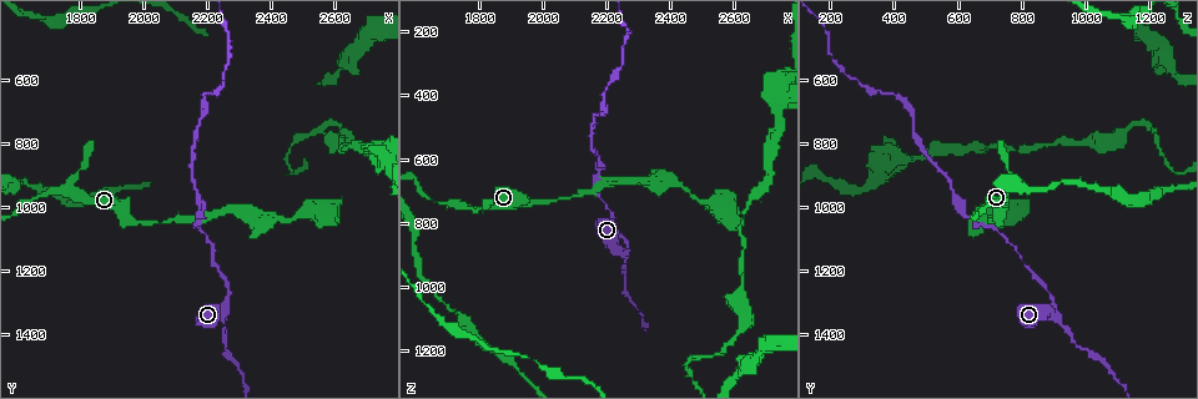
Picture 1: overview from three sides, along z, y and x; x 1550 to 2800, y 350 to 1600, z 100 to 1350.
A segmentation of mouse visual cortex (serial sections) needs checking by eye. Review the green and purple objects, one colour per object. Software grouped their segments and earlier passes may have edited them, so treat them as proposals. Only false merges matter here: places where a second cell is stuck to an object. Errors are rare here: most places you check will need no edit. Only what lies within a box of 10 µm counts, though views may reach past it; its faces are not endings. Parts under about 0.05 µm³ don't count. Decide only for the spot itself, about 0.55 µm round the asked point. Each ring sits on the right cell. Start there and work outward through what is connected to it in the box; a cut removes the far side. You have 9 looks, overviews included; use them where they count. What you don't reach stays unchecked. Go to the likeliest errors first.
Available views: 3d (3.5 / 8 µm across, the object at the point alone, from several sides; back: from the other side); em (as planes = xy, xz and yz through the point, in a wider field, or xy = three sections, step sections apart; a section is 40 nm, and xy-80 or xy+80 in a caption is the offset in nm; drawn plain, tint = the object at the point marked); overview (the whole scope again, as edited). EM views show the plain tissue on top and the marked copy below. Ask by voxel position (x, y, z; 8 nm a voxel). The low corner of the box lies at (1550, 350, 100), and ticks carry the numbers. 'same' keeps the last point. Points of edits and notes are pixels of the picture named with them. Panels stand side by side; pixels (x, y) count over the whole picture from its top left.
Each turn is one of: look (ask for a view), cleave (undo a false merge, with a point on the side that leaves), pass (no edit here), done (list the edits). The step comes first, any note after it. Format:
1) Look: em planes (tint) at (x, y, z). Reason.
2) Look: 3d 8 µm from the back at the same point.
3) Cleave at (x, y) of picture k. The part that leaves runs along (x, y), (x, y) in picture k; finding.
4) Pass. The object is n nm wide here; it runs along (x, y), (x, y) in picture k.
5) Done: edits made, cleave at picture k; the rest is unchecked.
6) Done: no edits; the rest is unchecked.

Look: 3d 3.5 µm at (2200, 640, 380). A narrow waist.

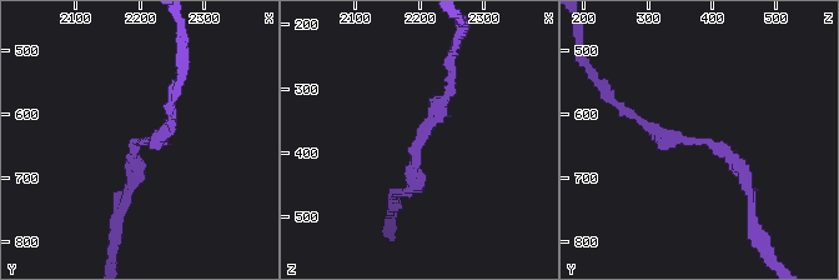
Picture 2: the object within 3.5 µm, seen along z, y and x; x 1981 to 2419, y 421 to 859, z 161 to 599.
Look: em xy step 3 (tint) at (2200, 640, 380). The arms are 150, 200 nm wide; shape alone is not enough.

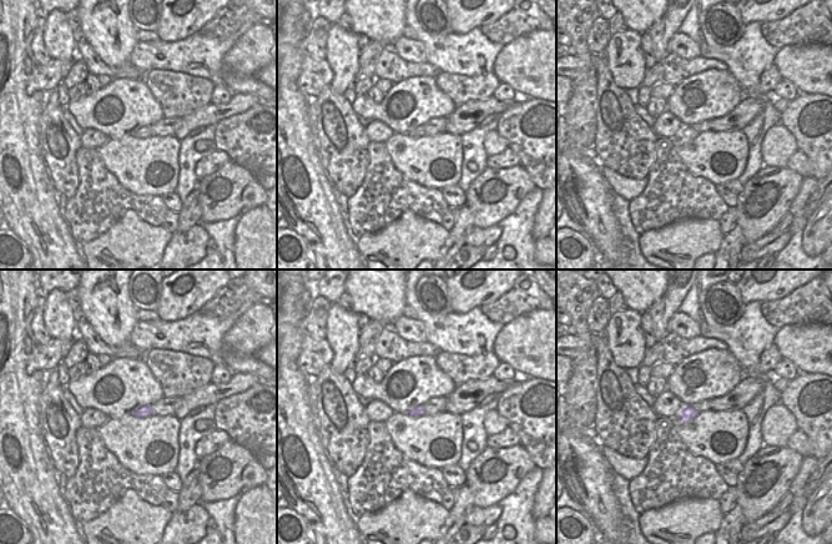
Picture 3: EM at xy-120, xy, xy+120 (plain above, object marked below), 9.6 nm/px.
Pass. It runs along (752, 194), (713, 144), (637, 118) in picture 2; continuous, no second cell.

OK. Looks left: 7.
Look: 3d 8 µm at (2250, 1440, 990). A narrow waist.

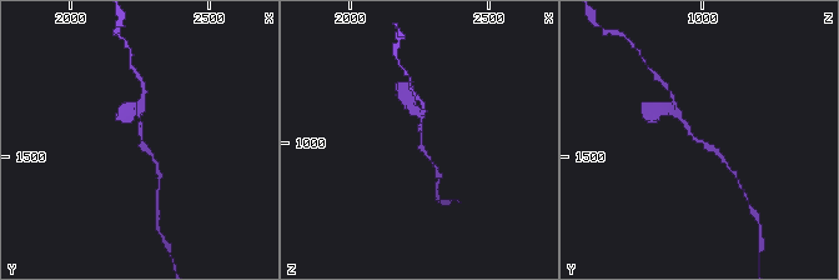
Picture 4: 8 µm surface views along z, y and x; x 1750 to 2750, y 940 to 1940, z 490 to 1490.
Look: em xy step 3 (tint) at the same point. Now the EM.

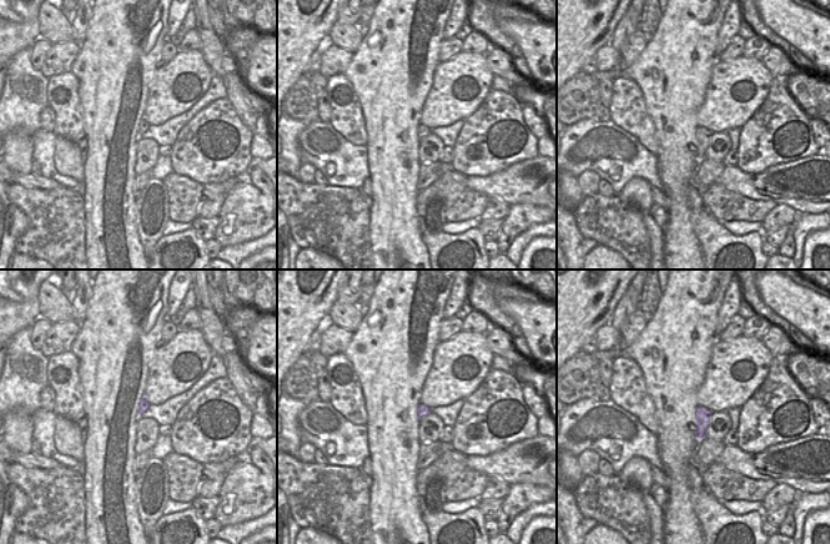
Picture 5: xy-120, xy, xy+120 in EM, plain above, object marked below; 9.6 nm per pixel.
Pass. It runs along (672, 108), (692, 136), (723, 159) in picture 4; all the same cell.

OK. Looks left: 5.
Look: 3d 3.5 µm at (1670, 980, 740). Narrows sharply.

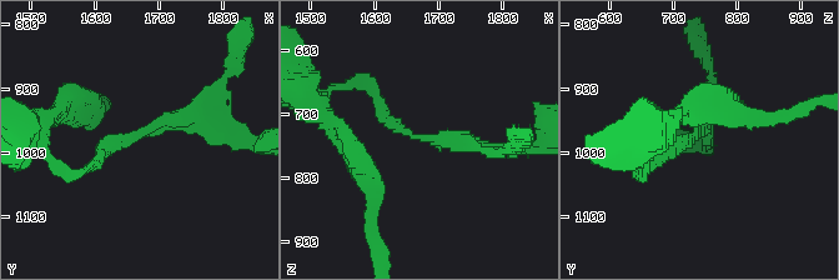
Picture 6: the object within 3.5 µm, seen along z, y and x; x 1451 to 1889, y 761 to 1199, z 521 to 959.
Pass. It runs along (493, 150), (402, 131), (367, 86) in picture 6; all the same cell.

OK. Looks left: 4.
Look: 3d 3.5 µm at (2550, 1010, 760). Narrows sharply.

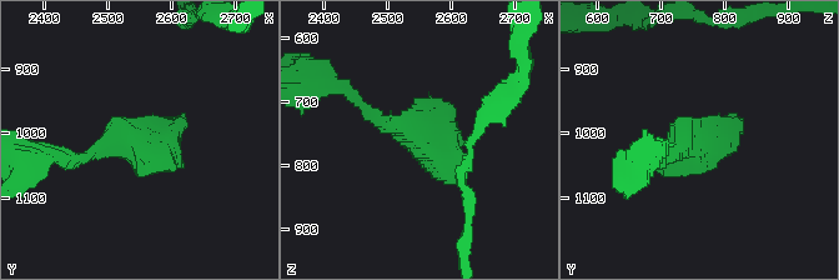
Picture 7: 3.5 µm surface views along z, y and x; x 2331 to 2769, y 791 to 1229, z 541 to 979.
Look: em xy step 2 (tint) at (2550, 1015, 755). Now the EM.

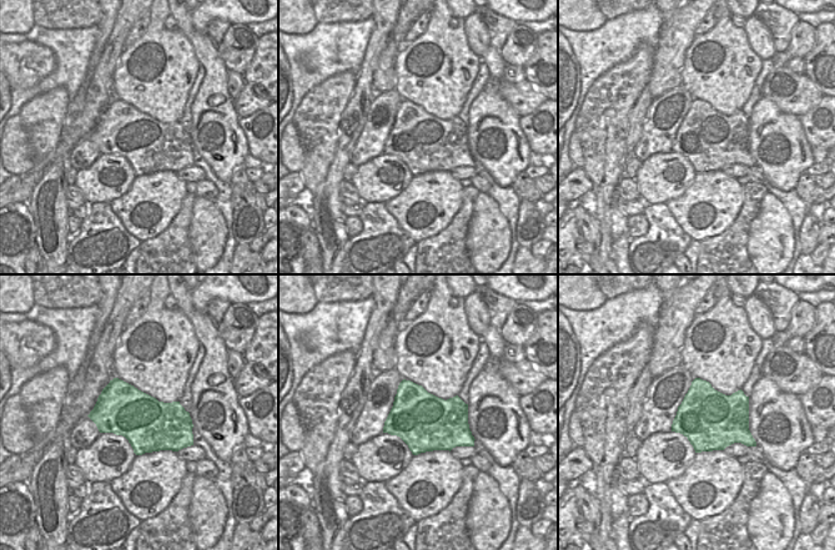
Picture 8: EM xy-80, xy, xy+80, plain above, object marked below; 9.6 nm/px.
Pass. The object is 550 nm wide here; it runs along (353, 100), (415, 131), (465, 176) in picture 7; one cell here.

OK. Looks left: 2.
Done: no edits; the rest is unchecked.

